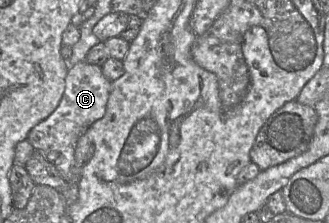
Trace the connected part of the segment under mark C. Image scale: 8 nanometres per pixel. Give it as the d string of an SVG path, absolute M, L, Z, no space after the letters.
M86 61L69 66L65 90L57 108L28 134L27 140L35 151L54 164L67 183L75 164L77 142L93 123L105 115L110 90L111 82L103 75L101 66Z

